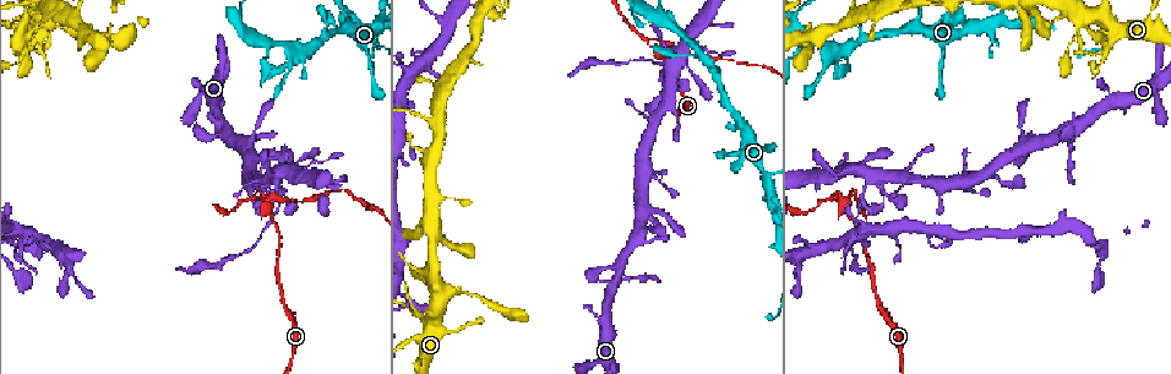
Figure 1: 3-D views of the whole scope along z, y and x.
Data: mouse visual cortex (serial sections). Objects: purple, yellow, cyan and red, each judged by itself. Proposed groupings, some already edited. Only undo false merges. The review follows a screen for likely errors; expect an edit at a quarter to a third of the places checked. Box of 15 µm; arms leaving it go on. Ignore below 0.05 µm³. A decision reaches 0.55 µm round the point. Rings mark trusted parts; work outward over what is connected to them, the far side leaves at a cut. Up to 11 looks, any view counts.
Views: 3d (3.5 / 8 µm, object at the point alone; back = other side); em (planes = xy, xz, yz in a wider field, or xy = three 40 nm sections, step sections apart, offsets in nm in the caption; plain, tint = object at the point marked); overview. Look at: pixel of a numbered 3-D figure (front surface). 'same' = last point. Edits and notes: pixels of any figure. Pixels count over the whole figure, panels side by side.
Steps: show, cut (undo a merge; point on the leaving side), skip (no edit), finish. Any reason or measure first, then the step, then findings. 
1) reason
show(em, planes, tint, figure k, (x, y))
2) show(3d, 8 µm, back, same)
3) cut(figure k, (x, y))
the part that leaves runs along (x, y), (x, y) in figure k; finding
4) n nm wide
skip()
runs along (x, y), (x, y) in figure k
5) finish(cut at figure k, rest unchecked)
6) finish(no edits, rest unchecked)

sudden change in width
show(3d, 8 µm, figure 1, (285, 203))

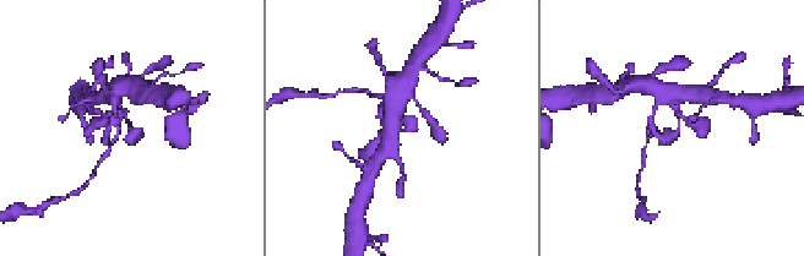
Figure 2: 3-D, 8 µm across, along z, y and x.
show(3d, 3.5 µm, figure 2, (127, 127))

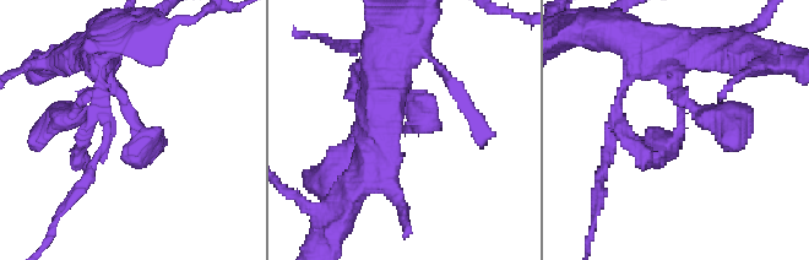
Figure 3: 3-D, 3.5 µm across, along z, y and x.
skip()
runs along (684, 53), (680, 133), (652, 162) in figure 3; continuous, no second cell

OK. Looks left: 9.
sharp bend
show(3d, 3.5 µm, figure 1, (648, 40))

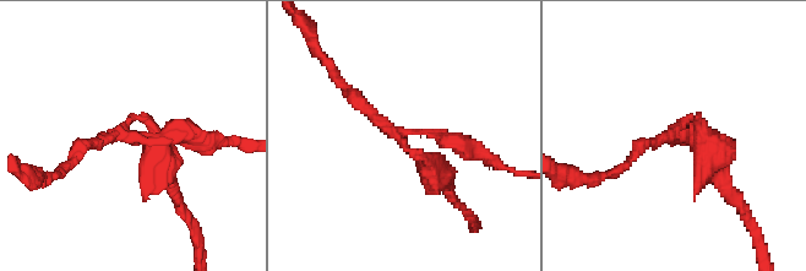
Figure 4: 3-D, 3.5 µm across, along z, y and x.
3 arms; arms of 150, 200, 350 nm
show(em, xy, step 3, tint, figure 4, (400, 141))

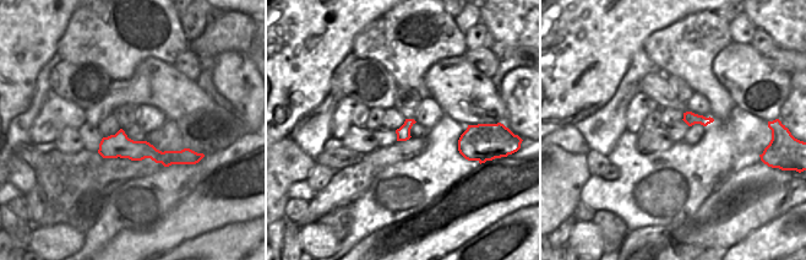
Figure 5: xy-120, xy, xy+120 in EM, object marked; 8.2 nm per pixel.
show(em, xy, step 2, tint, same)

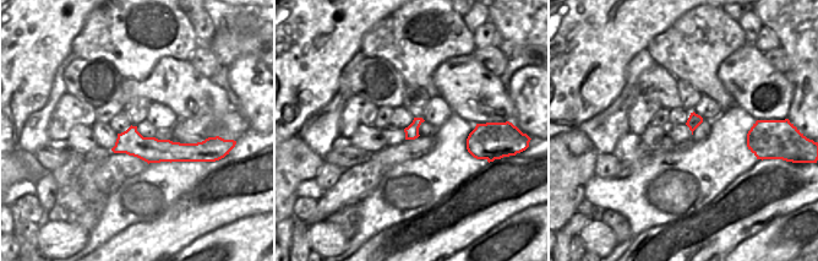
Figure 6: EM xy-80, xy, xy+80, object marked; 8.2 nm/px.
cut(figure 4, (184, 123))
the part that leaves runs along (136, 119), (129, 130), (216, 141) in figure 4; a second cell is stuck on

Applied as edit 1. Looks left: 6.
abrupt turn
show(3d, 8 µm, figure 1, (799, 9))

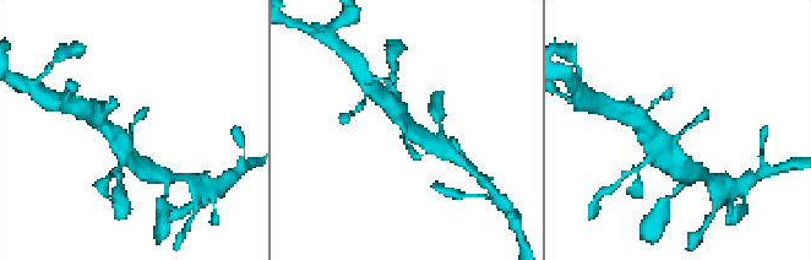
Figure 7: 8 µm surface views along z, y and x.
arms of 200, 300 nm
show(em, xy, step 3, tint, figure 7, (407, 133))

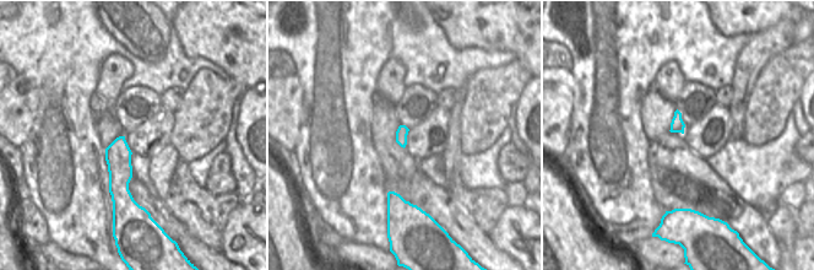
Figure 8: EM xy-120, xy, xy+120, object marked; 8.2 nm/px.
100 nm wide
skip()
runs along (678, 162), (676, 139), (705, 110) in figure 7; one cell here

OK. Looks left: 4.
calibre changes
show(3d, 8 µm, figure 1, (1103, 53))

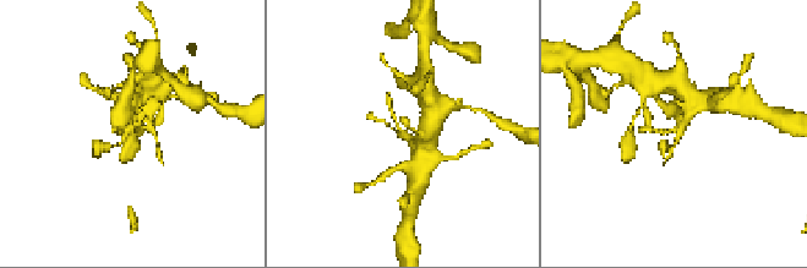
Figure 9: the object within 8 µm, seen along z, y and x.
need the tissue
show(em, xy, step 2, tint, figure 9, (125, 135))

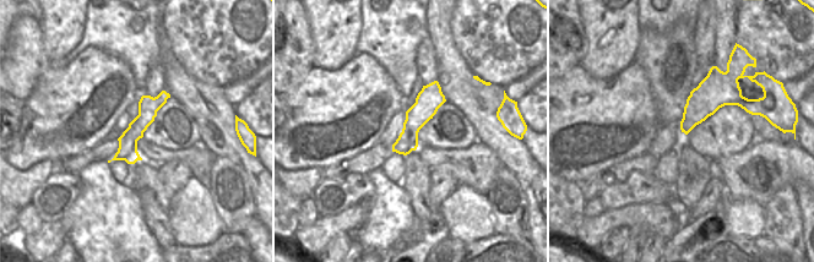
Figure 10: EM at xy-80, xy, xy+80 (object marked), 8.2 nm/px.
skip()
runs along (140, 109), (119, 143), (98, 149) in figure 9; continuous, no second cell

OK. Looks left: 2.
finish(cut at figure 4, rest unchecked)

